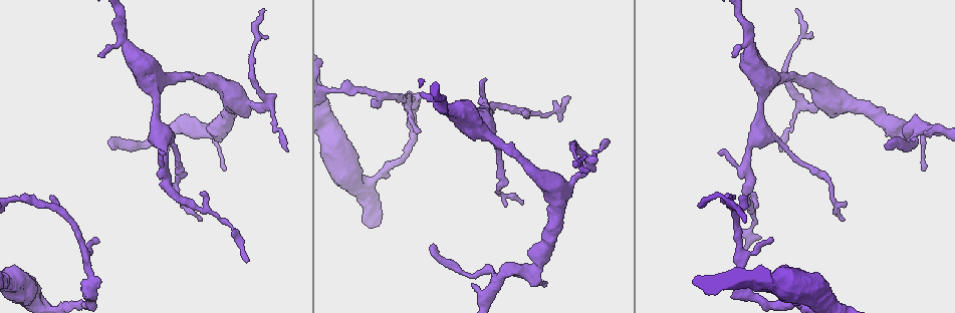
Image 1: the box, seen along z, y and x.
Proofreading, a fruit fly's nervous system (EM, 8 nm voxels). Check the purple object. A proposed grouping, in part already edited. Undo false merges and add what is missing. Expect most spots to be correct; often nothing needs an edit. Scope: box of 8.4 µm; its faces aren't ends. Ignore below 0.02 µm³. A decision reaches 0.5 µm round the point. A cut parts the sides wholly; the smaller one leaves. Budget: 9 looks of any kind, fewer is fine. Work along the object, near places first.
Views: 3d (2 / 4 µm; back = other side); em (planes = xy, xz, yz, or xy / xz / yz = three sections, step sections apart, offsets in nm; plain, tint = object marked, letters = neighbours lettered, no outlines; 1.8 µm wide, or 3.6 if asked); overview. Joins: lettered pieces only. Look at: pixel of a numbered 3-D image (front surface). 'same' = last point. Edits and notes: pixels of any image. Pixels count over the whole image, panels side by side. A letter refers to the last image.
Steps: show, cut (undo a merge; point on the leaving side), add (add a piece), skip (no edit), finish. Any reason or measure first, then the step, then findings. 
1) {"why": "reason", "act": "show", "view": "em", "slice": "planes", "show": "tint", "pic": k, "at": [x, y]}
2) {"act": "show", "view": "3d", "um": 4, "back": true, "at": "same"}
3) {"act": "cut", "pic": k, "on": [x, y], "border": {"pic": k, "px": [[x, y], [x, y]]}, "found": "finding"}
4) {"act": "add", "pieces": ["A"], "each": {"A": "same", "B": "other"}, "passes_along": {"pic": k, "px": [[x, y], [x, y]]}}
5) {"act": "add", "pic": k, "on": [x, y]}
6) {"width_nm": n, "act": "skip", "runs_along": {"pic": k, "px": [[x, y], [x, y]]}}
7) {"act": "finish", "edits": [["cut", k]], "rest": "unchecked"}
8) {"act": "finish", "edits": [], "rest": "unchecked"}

{"why": "an open end", "act": "show", "view": "em", "slice": "yz", "step": 8, "show": "letters", "pic": 1, "at": [245, 260]}

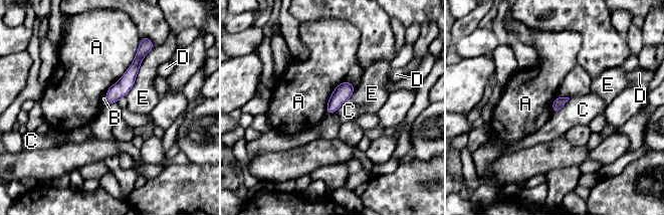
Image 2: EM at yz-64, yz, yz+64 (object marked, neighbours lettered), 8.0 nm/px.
{"act": "show", "view": "em", "slice": "planes", "show": "letters", "at": "same"}

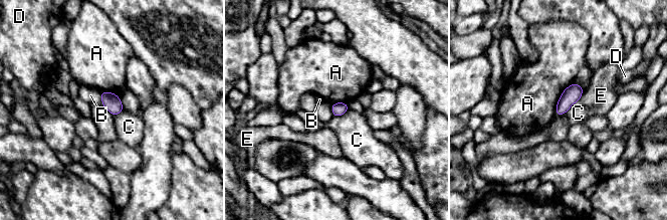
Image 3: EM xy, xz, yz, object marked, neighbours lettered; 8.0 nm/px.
{"longest_contact_nm": ["A", 300], "act": "skip", "each": {"A": "other", "B": "other", "C": "other", "D": "other", "E": "other"}, "border": {"pic": 3, "px": [[349, 108], [342, 115], [334, 117]]}, "found": "none of them fits"}

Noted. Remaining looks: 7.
{"why": "branch point", "act": "show", "view": "em", "slice": "xz", "step": 16, "show": "tint", "pic": 1, "at": [481, 130]}

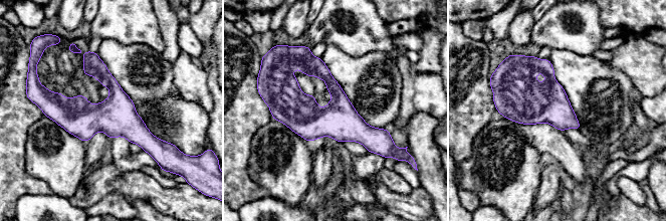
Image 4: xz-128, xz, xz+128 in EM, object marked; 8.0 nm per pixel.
{"act": "show", "view": "em", "slice": "planes", "show": "tint", "at": "same"}

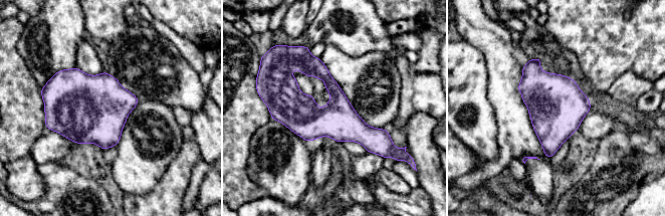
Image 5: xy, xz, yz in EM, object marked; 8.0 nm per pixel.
{"act": "show", "view": "em", "slice": "planes", "show": "letters", "at": "same"}

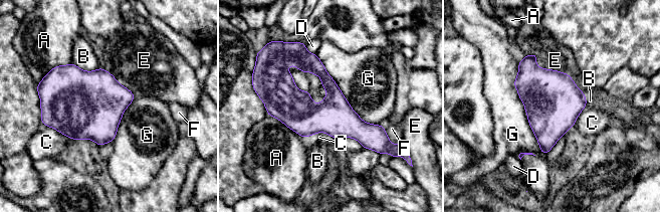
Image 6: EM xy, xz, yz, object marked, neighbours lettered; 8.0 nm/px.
{"width_nm": 300, "act": "skip", "each": {"A": "other", "B": "other", "C": "other", "D": "other", "E": "other", "F": "other", "G": "other"}, "border": {"pic": 6, "px": [[516, 62], [513, 85], [544, 155]]}, "found": "all the same neuron"}

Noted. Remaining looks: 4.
{"why": "an open end", "act": "show", "view": "3d", "um": 2, "pic": 1, "at": [434, 244]}

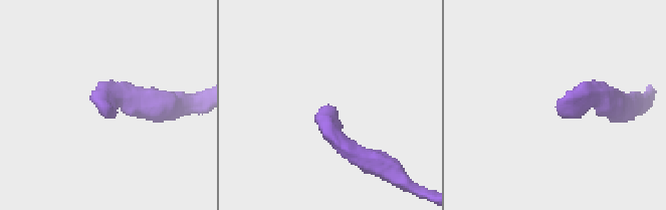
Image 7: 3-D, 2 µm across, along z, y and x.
{"act": "show", "view": "em", "slice": "planes", "show": "letters", "pic": 7, "at": [107, 110]}

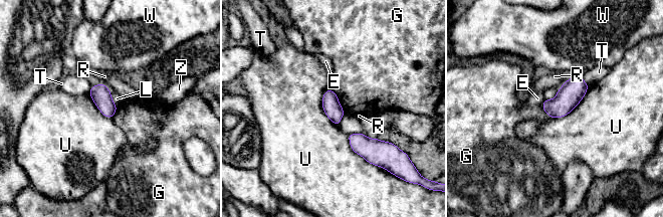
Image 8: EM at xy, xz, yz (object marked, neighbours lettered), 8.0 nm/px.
{"width_nm": 140, "act": "skip", "each": {"E": "other", "G": "other", "L": "other", "R": "other", "T": "other", "U": "other", "W": "other", "Z": "other"}, "border": {"pic": 8, "px": [[557, 90], [554, 97], [545, 99]]}, "found": "none of them fits"}

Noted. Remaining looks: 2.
{"act": "finish", "edits": [], "rest": "unchecked"}

